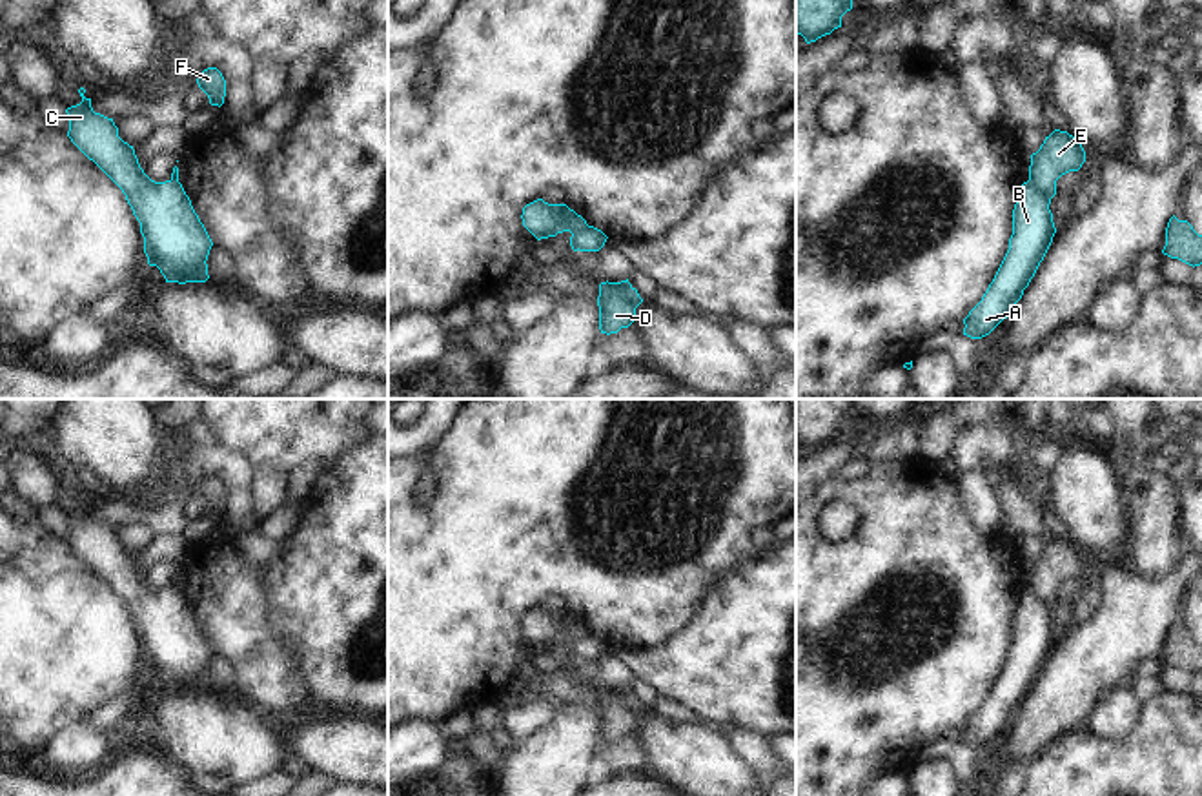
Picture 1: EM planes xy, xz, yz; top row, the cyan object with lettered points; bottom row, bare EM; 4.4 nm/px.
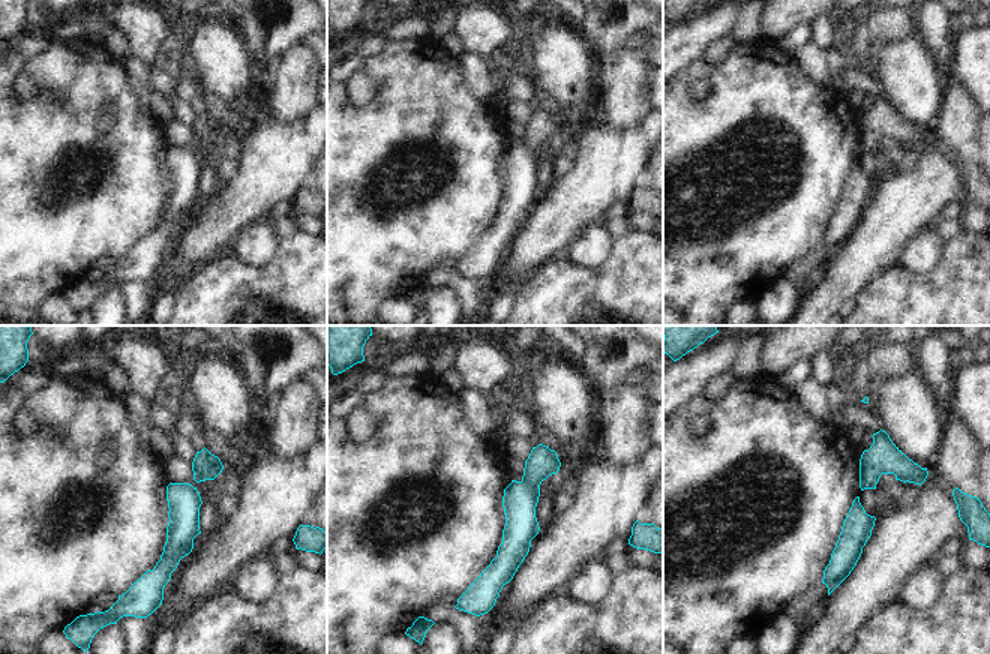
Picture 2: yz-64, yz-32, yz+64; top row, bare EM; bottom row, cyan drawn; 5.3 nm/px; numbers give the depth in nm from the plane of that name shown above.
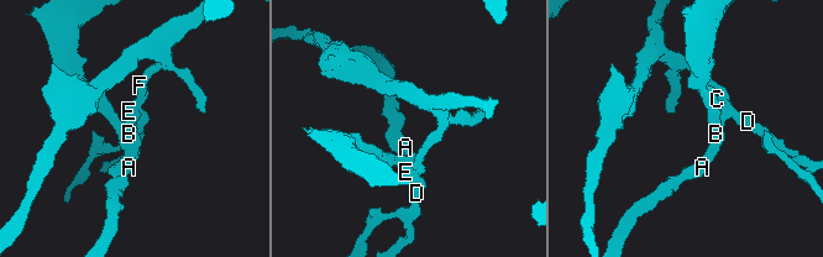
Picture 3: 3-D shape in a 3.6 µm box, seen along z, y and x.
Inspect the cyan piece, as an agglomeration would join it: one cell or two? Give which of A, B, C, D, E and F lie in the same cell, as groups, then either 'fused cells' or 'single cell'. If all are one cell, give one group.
A B C / D E F | fused cells

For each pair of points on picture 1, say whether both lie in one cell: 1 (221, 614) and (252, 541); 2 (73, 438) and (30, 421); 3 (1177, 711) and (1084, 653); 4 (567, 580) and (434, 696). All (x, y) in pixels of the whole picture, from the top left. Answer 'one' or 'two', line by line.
1: two
2: two
3: two
4: one

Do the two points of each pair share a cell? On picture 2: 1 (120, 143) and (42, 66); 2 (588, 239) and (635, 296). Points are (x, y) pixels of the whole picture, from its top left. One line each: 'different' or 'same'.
1: same
2: different

